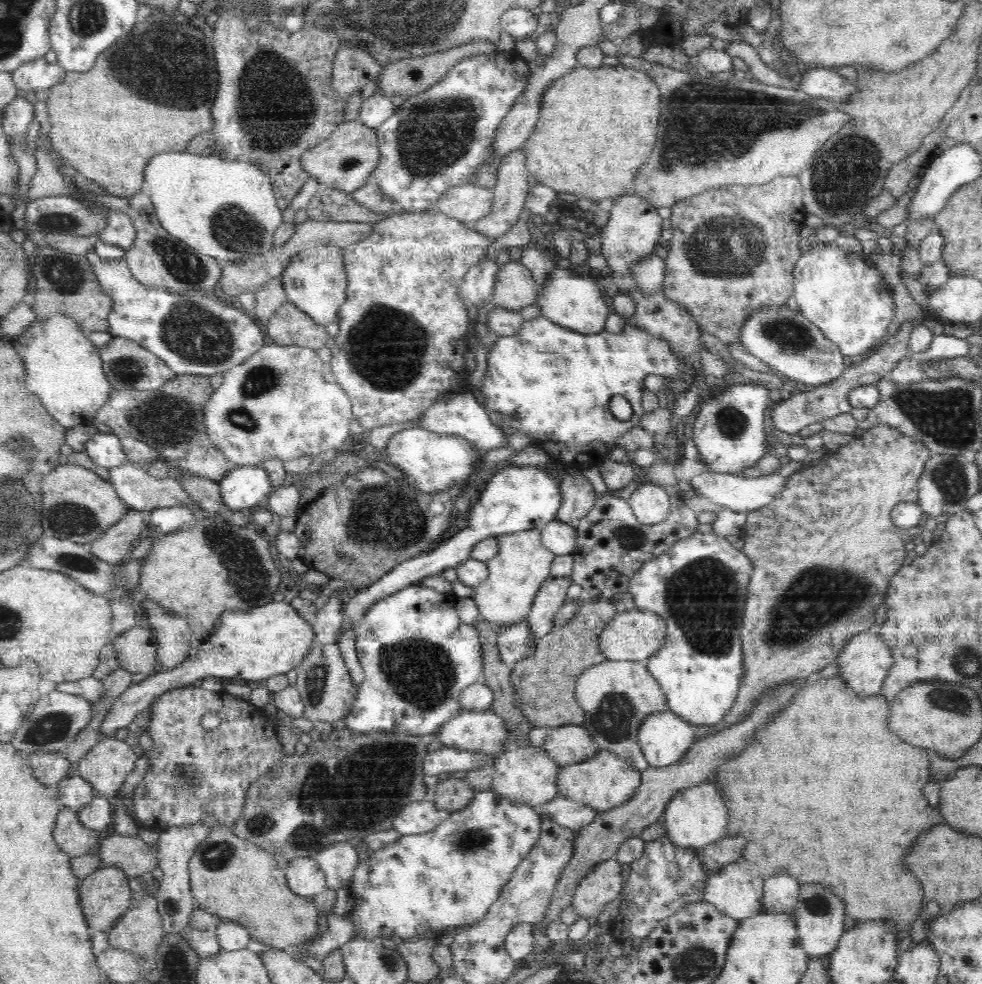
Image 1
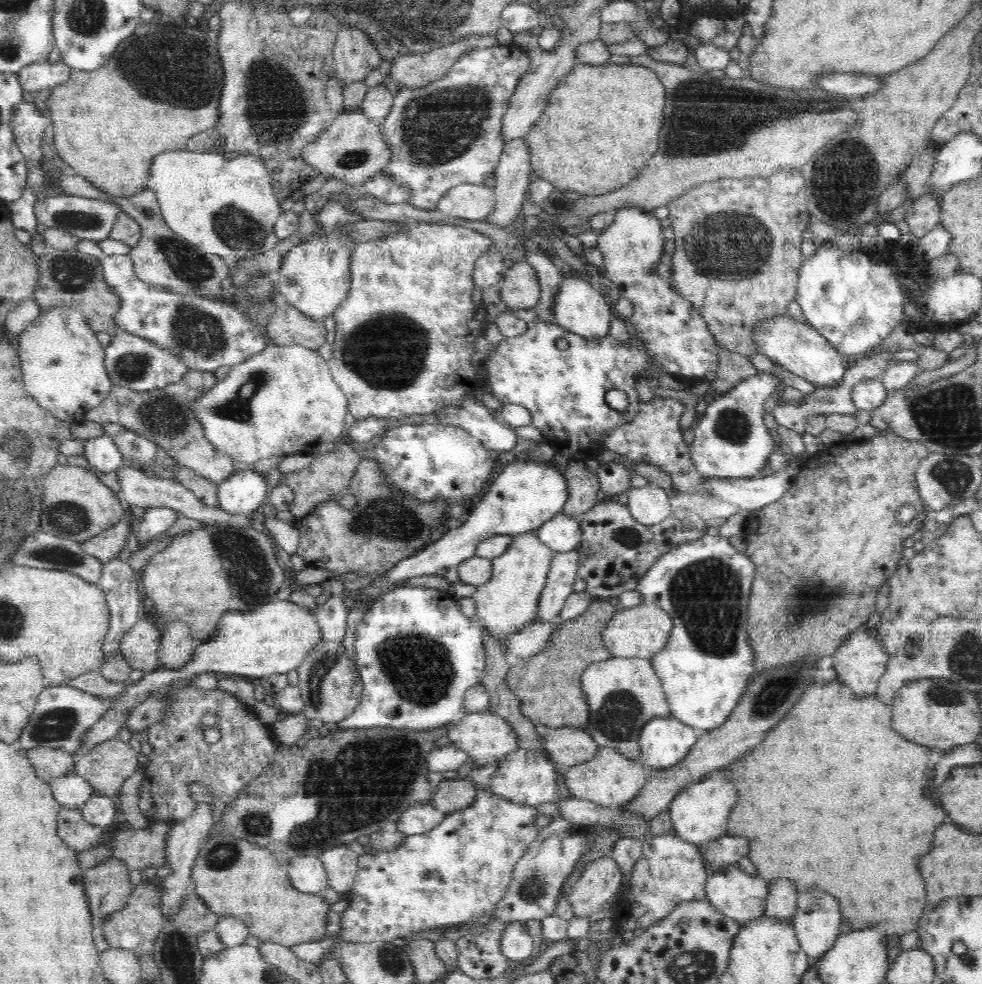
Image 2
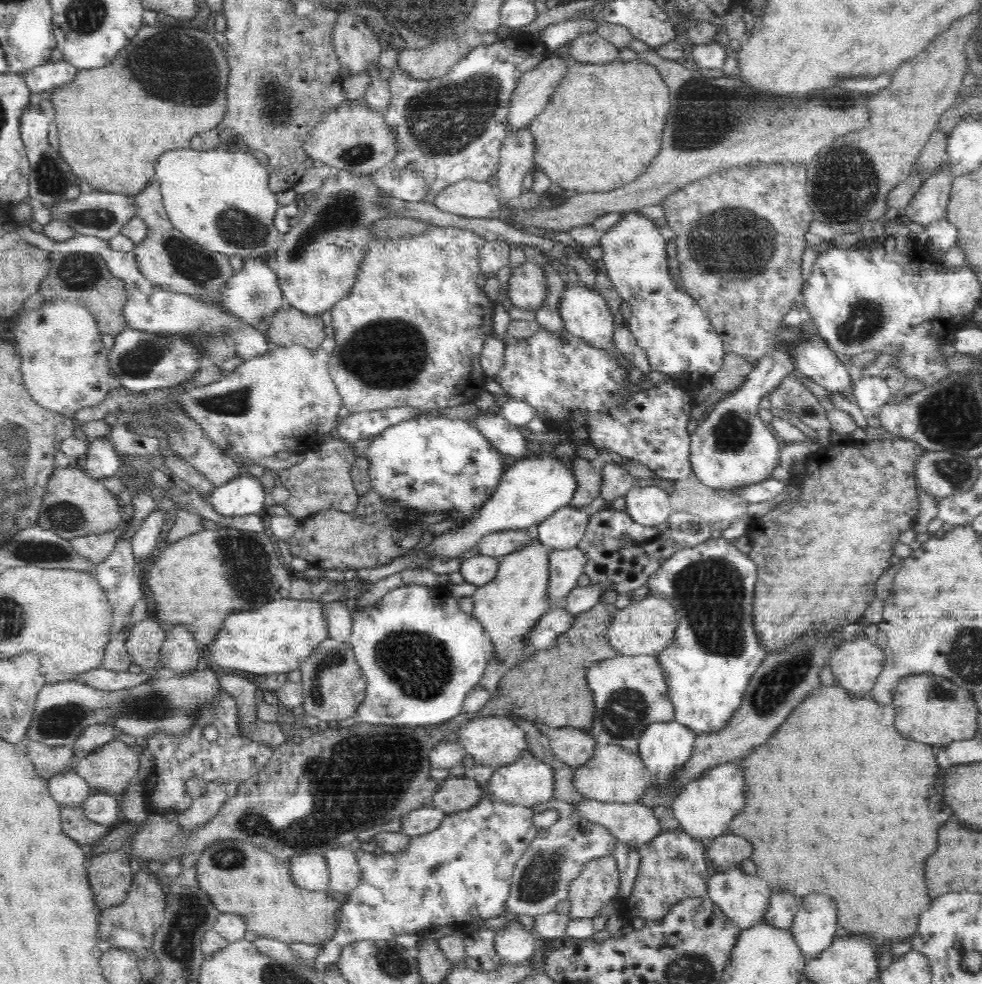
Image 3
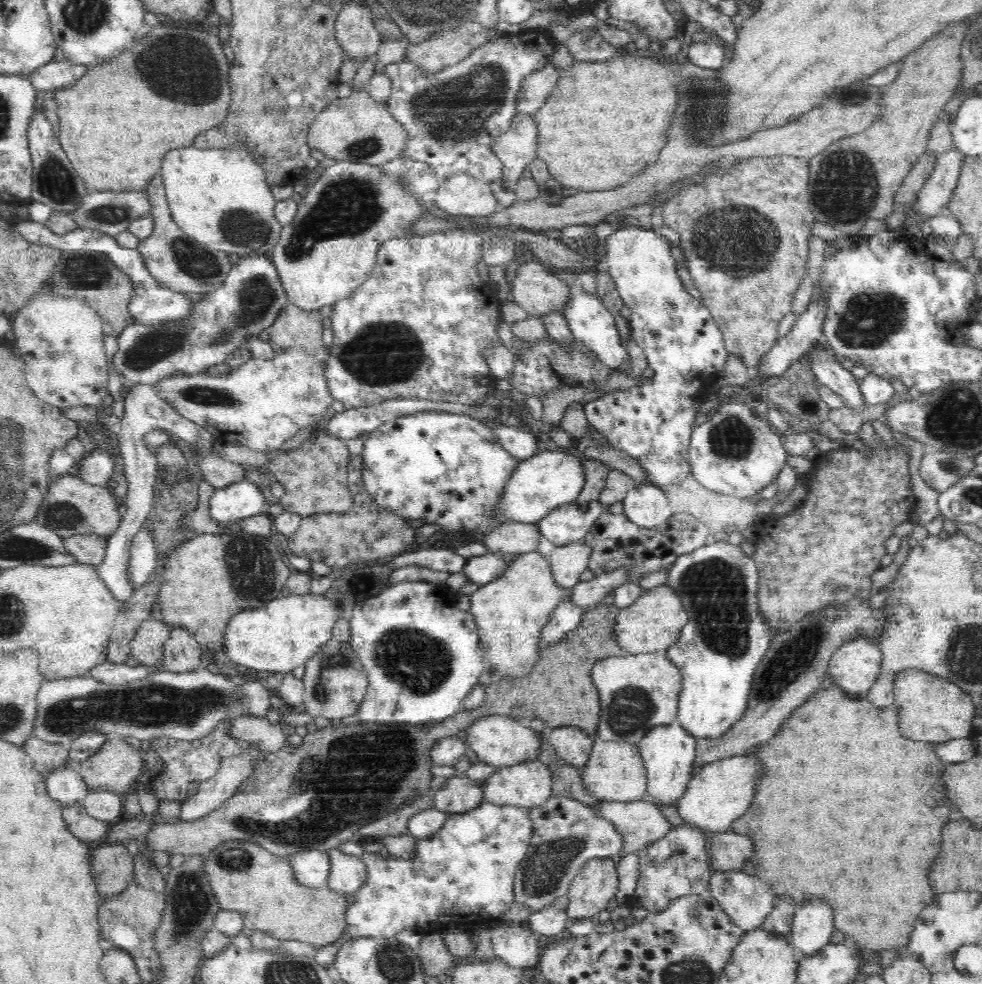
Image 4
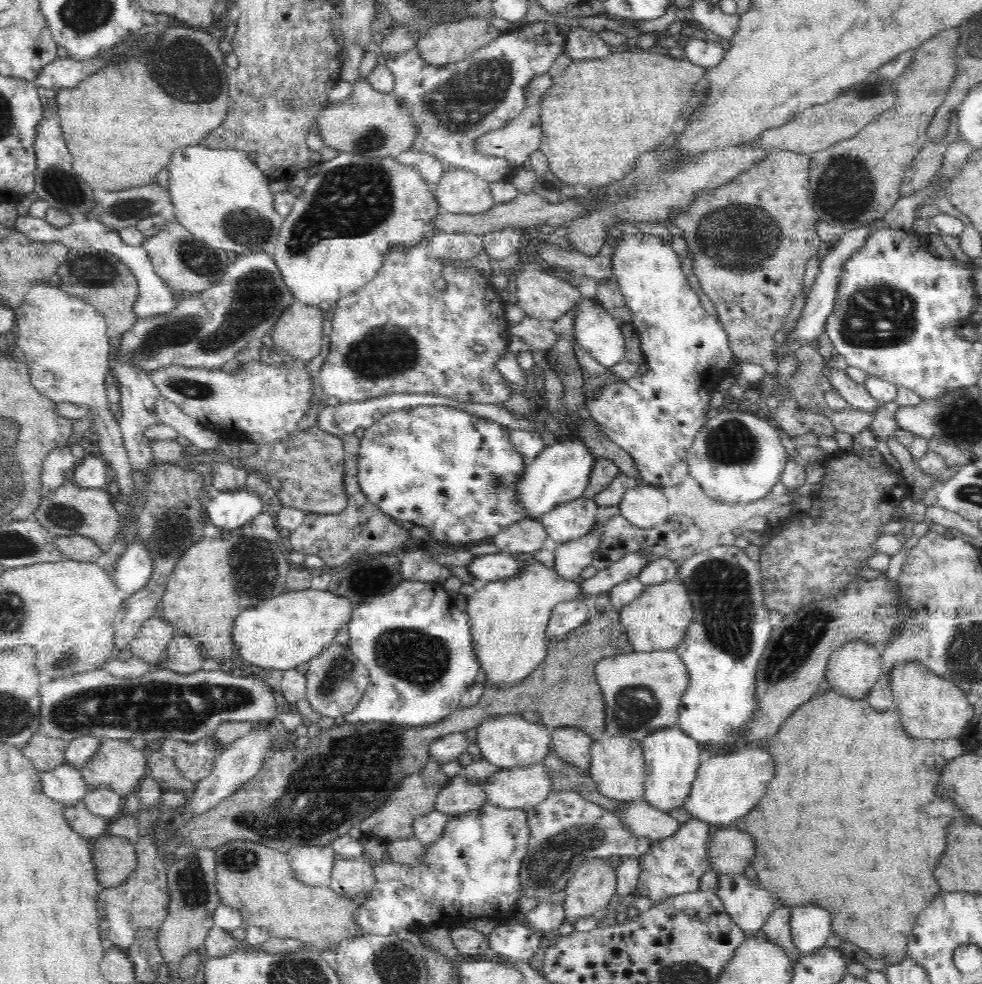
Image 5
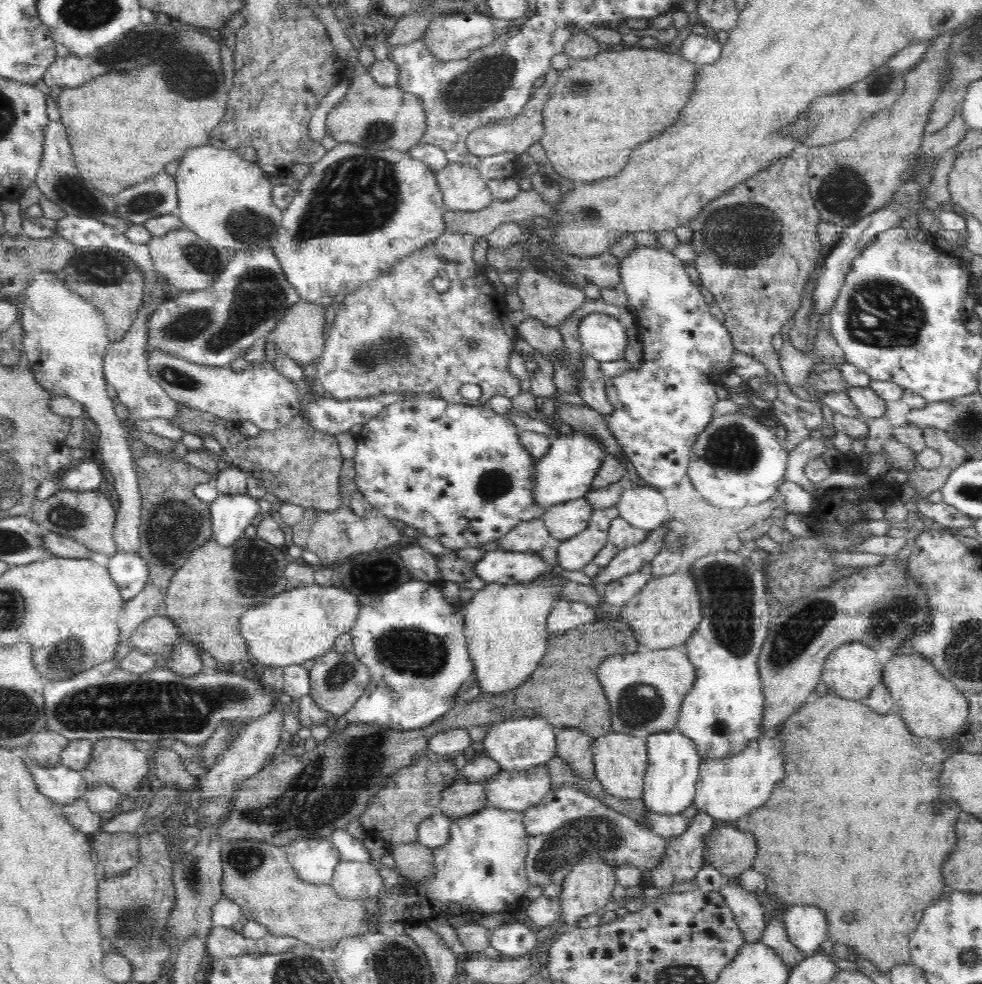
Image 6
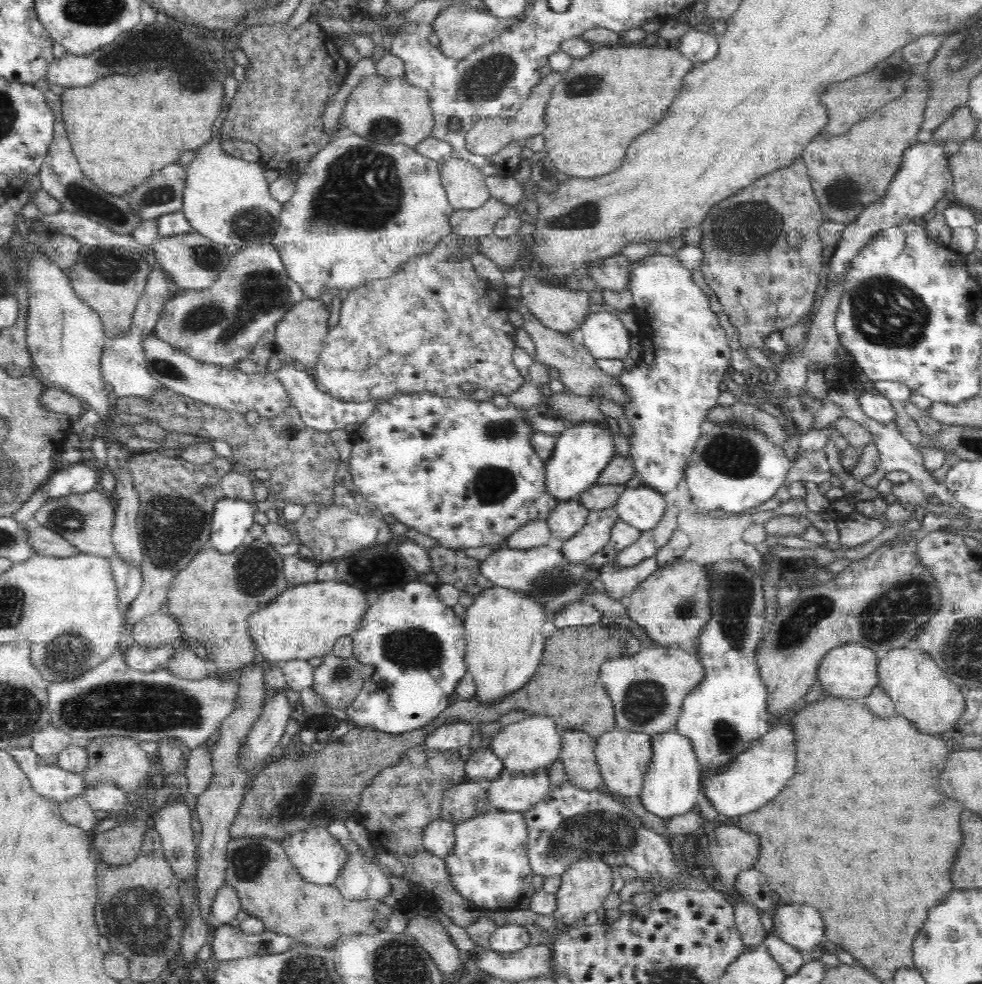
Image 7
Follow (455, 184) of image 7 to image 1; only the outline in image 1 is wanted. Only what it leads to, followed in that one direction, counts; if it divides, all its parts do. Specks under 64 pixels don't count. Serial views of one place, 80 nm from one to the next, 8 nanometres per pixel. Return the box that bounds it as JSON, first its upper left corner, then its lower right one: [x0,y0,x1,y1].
[435,183,494,224]

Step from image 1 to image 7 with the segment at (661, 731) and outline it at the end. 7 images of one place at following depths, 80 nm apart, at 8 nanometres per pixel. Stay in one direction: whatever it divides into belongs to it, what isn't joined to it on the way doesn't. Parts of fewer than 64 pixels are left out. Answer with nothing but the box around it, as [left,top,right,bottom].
[641,730,702,819]

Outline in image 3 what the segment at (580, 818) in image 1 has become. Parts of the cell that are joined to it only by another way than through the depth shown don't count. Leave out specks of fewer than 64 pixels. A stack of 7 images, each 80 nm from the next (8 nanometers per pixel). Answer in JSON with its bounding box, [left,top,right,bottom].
[574,799,660,849]

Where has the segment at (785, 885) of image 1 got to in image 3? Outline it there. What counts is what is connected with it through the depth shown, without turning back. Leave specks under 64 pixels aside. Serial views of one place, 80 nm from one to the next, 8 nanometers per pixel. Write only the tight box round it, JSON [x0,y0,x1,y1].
[763,892,798,930]

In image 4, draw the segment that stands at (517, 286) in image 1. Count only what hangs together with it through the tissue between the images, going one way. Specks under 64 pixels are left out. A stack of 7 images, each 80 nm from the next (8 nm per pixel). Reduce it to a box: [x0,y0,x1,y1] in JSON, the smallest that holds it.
[511,261,572,317]

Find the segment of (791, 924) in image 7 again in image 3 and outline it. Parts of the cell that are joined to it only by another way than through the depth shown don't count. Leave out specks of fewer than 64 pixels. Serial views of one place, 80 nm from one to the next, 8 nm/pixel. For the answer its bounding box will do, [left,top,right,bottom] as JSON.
[791,894,838,960]

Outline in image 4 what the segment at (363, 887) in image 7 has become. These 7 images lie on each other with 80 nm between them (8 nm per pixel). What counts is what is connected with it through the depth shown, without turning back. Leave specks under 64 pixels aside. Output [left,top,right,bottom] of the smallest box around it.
[327,848,366,895]

